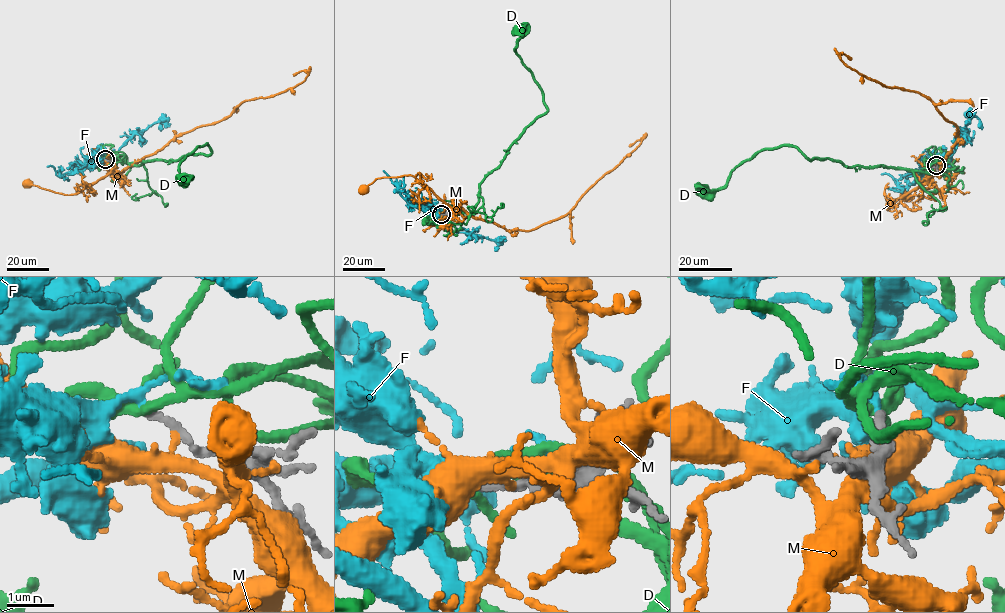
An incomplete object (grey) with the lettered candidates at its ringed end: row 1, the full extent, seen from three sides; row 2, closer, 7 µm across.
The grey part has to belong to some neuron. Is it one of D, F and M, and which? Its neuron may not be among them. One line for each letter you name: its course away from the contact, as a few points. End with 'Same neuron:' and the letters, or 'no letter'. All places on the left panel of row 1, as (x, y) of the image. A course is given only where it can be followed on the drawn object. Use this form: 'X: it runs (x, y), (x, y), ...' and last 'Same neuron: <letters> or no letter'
F: it runs (105, 159), (97, 157), (103, 160), (136, 132), (162, 119), (161, 131)
Same neuron: F

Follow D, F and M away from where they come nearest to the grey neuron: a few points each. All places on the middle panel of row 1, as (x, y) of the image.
D: (441, 214), (456, 231), (478, 200), (479, 183), (547, 110), (539, 85), (515, 52), (517, 30)
F: (441, 214), (433, 212), (442, 224), (495, 239), (497, 250)
M: (442, 214), (449, 207), (411, 175), (377, 178), (364, 188)

